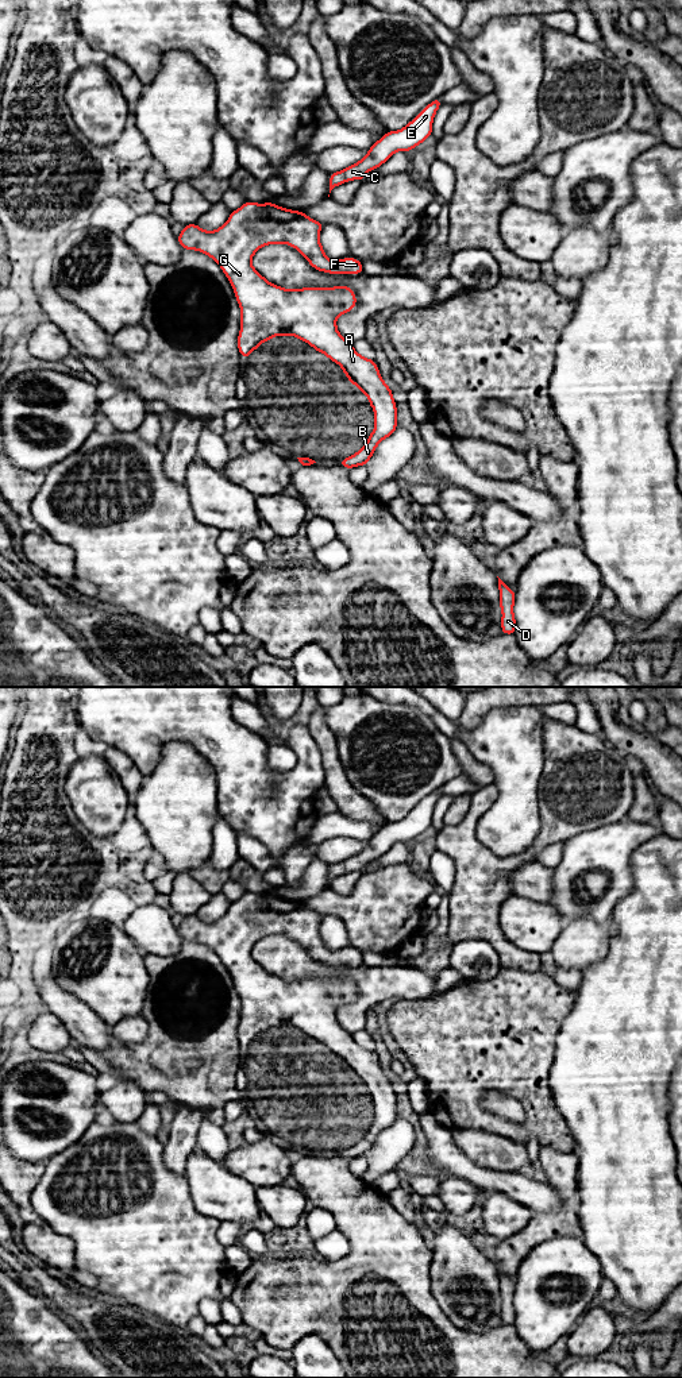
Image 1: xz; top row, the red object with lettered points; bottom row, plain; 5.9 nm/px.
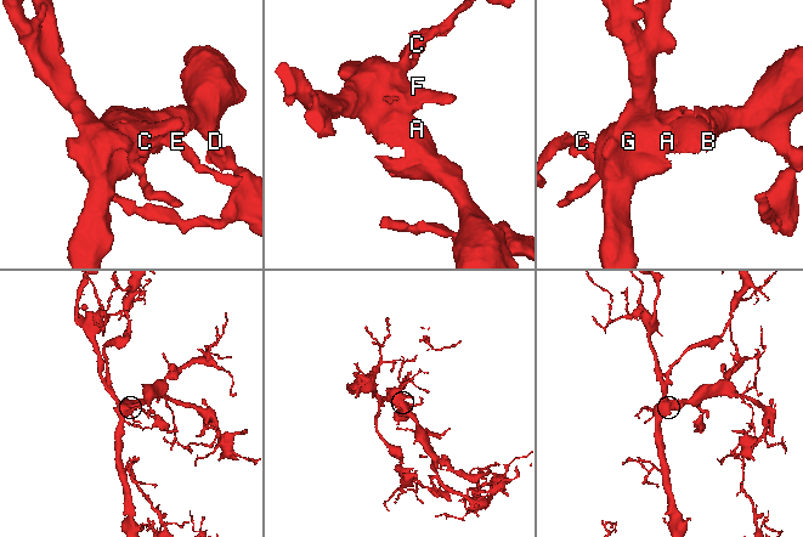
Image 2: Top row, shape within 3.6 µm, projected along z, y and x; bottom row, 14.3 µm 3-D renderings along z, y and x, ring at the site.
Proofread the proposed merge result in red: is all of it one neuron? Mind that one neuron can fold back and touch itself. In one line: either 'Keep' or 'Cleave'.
Keep

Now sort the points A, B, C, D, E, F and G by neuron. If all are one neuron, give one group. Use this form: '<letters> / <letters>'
A B C D E F G

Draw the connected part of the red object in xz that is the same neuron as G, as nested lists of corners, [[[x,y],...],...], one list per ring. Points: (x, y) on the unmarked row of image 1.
[[[246,892],[220,919],[204,922],[196,914],[188,915],[177,931],[184,941],[212,949],[232,976],[240,997],[238,1041],[242,1049],[248,1049],[273,1027],[297,1027],[317,1043],[324,1043],[332,1054],[339,1054],[350,1070],[347,1074],[357,1076],[369,1088],[374,1100],[374,1123],[358,1143],[338,1153],[350,1161],[367,1157],[375,1138],[397,1120],[393,1082],[374,1050],[359,1046],[336,1019],[336,1010],[355,999],[357,987],[350,977],[284,980],[270,974],[251,954],[261,938],[284,934],[294,938],[319,962],[363,965],[359,950],[327,949],[319,931],[323,918],[304,903],[274,893]]]

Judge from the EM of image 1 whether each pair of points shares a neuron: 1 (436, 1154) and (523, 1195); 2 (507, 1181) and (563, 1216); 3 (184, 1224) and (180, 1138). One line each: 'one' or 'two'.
1: one
2: two
3: two

